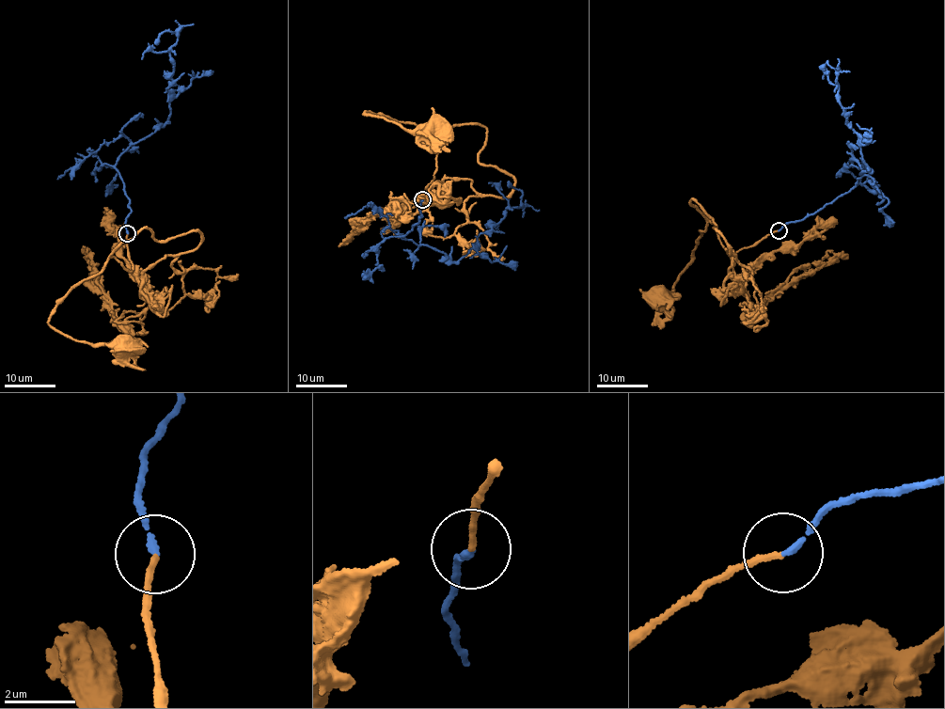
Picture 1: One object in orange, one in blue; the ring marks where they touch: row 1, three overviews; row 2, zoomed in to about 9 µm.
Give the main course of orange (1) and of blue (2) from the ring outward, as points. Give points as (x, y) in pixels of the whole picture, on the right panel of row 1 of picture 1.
1: (778, 230), (733, 253), (723, 247), (709, 222), (700, 230), (673, 290), (668, 294), (655, 291), (658, 296)
2: (778, 230), (853, 187), (869, 168), (858, 137), (846, 122), (837, 73), (827, 62), (819, 67)

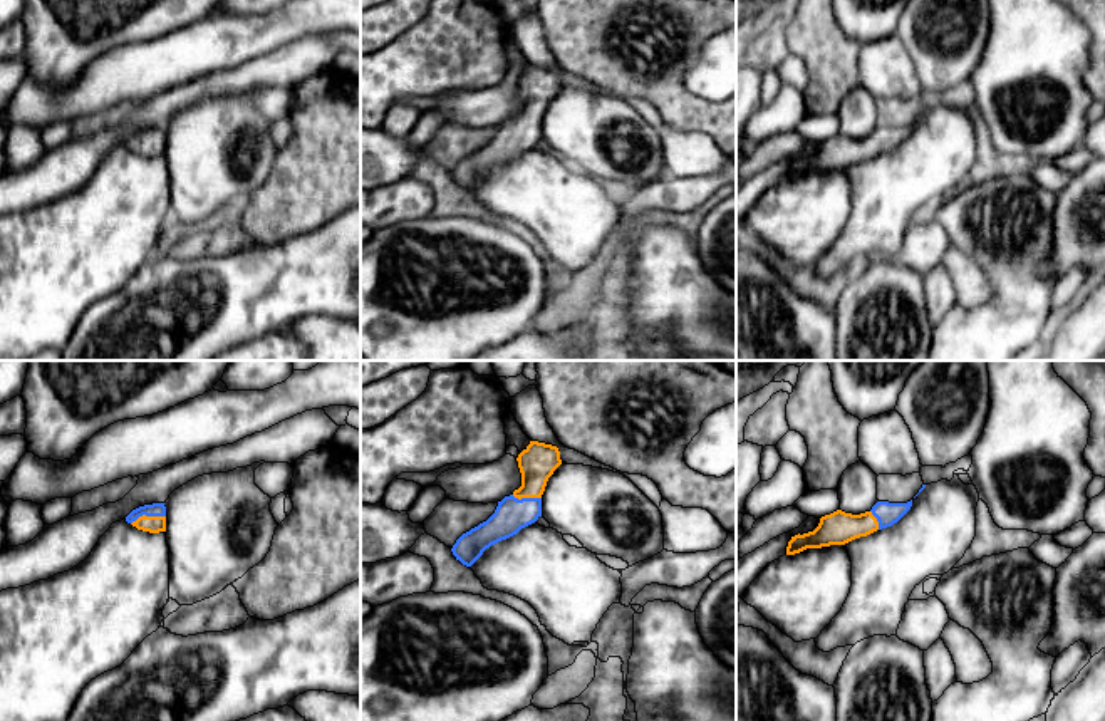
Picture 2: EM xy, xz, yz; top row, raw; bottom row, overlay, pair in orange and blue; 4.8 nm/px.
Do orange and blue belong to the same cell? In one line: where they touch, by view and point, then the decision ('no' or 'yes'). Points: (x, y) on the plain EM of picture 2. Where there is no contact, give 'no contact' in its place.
xy (148, 141) | yes

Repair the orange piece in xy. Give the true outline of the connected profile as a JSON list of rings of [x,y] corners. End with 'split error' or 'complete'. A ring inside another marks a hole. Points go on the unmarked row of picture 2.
[[[164,127],[139,131],[126,141],[126,146],[143,156],[166,156],[166,131]]]; split error

